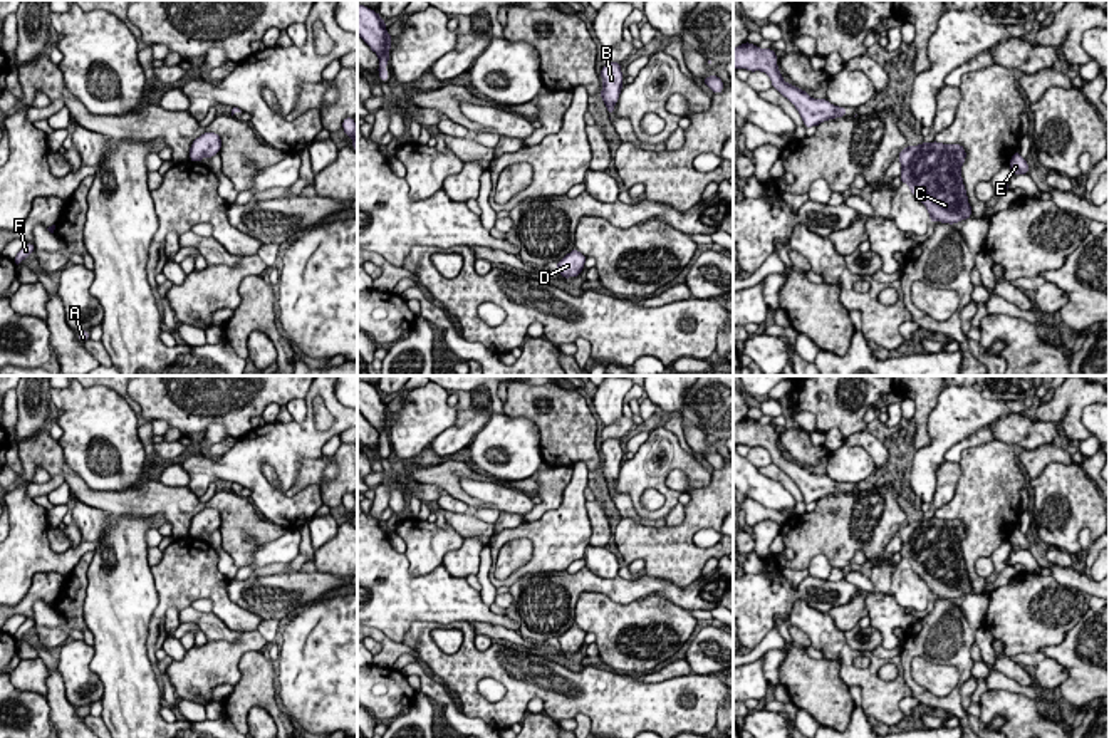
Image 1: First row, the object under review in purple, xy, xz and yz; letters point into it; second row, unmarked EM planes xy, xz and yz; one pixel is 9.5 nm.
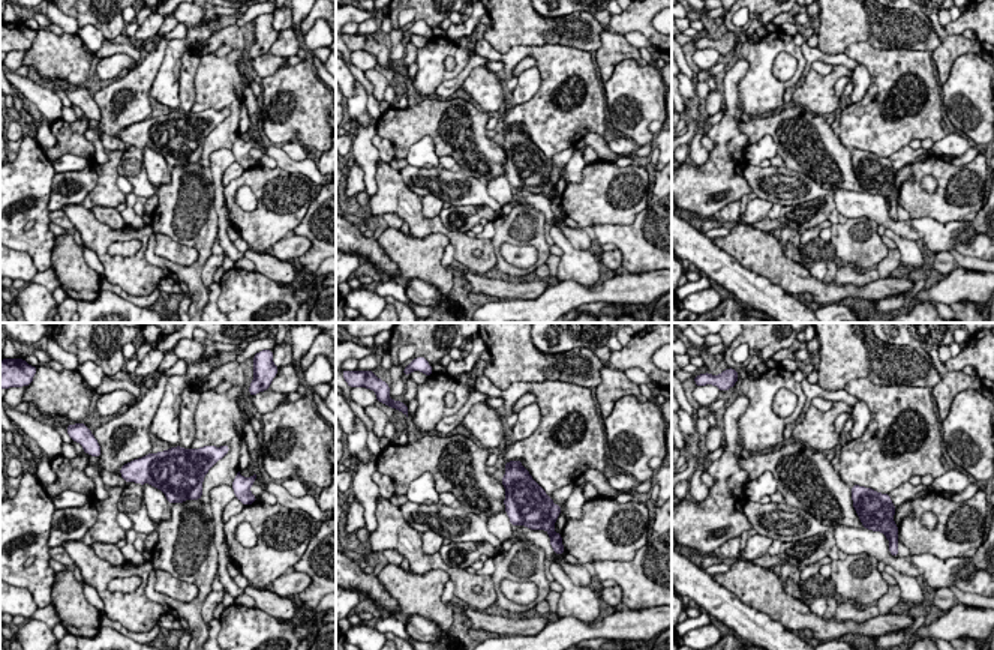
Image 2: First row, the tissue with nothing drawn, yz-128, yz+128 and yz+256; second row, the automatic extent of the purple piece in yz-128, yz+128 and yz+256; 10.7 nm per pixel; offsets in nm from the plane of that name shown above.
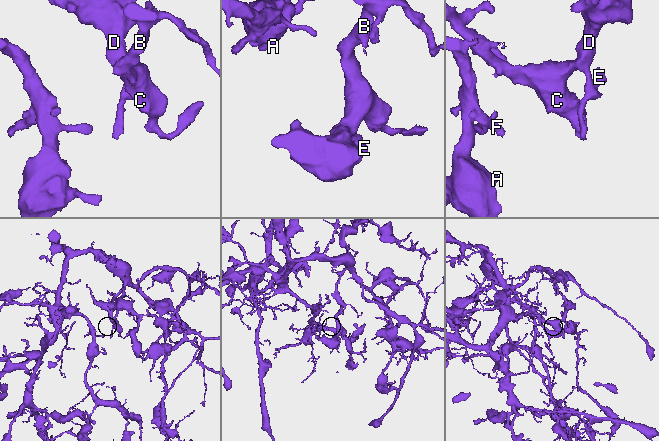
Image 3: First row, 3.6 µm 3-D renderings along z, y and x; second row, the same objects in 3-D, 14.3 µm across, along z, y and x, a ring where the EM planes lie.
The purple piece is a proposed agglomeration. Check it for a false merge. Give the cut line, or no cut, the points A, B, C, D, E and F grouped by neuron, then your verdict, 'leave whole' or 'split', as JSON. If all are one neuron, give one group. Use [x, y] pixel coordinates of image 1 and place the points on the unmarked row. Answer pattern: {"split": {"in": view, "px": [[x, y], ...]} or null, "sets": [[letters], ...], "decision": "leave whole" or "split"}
{"split": null, "sets": [["A", "B", "C", "D", "E", "F"]], "decision": "leave whole"}

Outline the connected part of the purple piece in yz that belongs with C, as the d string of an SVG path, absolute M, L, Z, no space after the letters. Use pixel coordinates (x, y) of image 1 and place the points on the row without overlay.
M933 517L906 522L898 530L901 559L926 582L931 599L960 599L971 594L961 540L966 535L961 520Z

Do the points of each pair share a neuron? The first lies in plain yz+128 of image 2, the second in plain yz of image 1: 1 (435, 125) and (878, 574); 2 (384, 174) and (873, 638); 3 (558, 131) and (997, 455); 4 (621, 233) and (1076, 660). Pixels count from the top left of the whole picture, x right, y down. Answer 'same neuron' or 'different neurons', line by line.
1: different neurons
2: different neurons
3: same neuron
4: same neuron

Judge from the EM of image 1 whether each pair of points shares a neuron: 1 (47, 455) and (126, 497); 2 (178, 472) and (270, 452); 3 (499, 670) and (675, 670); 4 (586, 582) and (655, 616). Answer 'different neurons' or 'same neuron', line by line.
1: same neuron
2: different neurons
3: different neurons
4: different neurons

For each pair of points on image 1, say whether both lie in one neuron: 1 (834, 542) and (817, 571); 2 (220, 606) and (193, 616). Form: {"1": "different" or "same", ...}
{"1": "different", "2": "different"}

